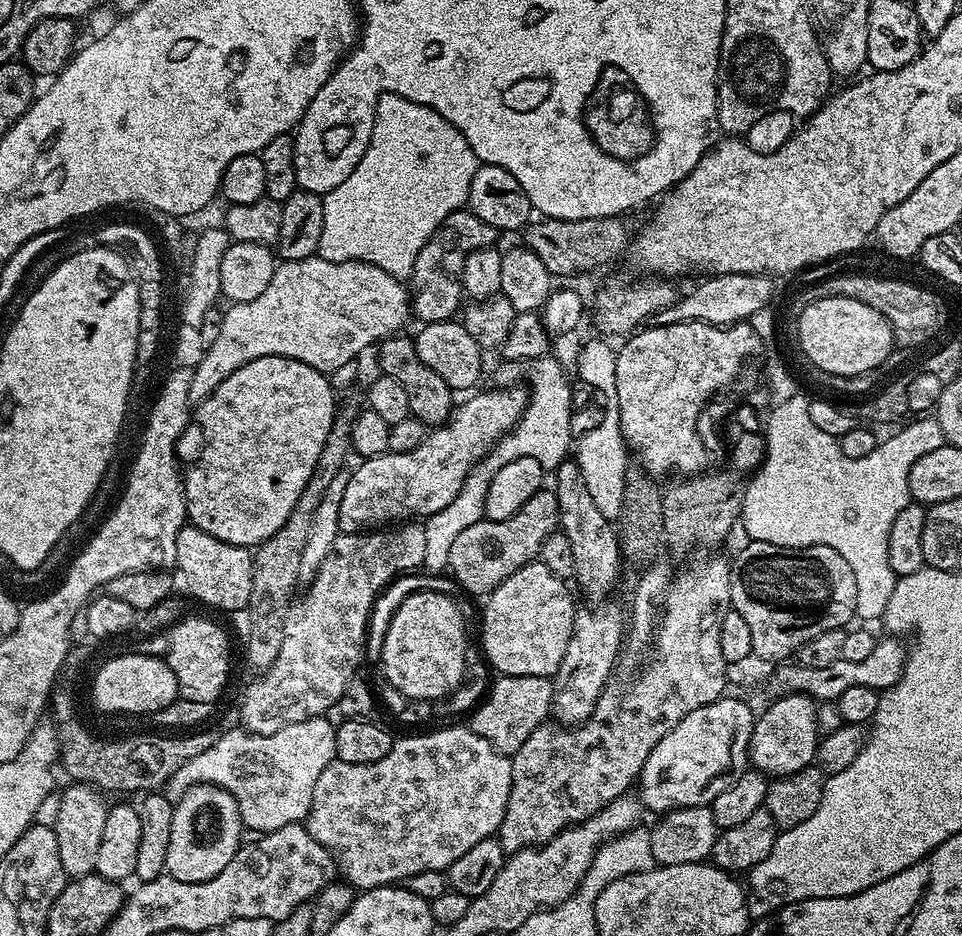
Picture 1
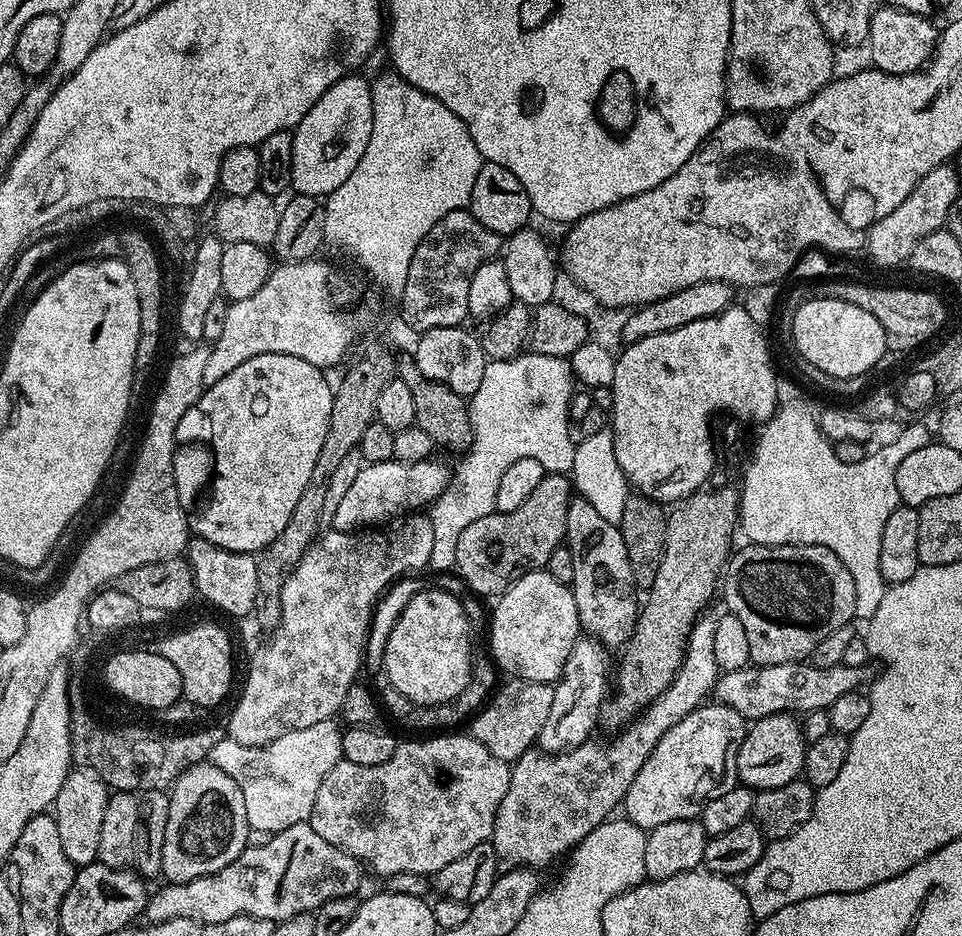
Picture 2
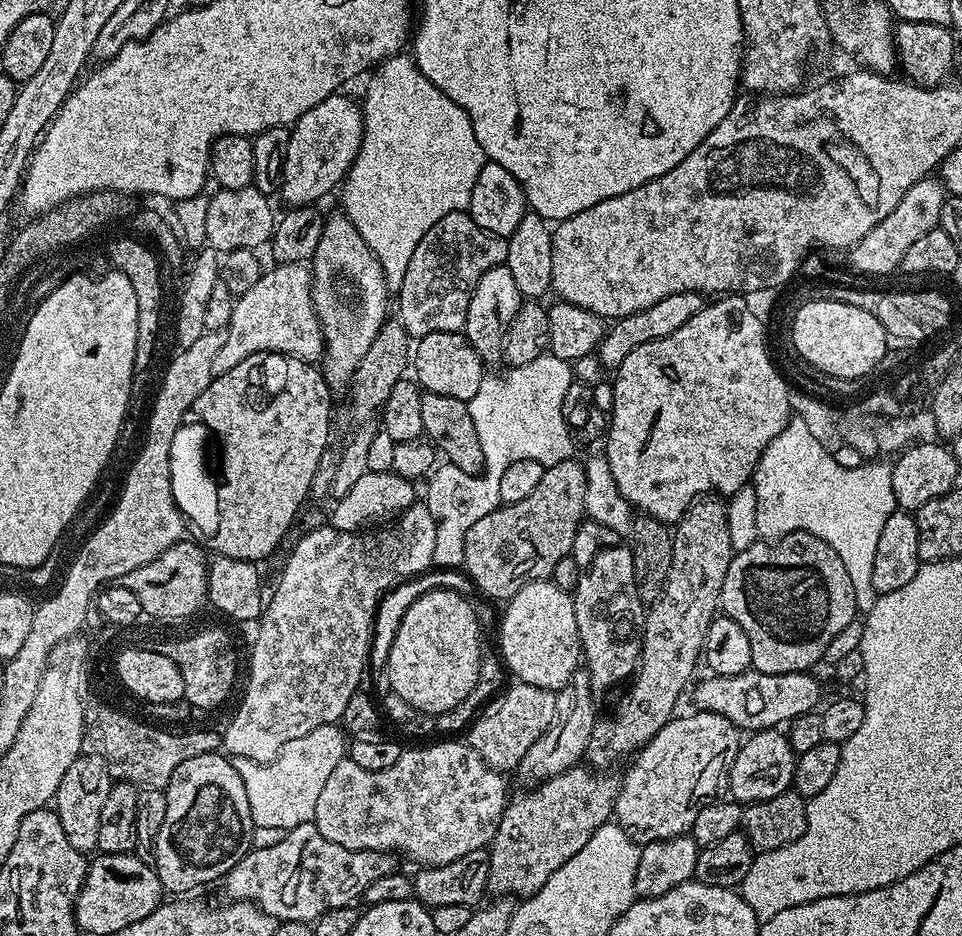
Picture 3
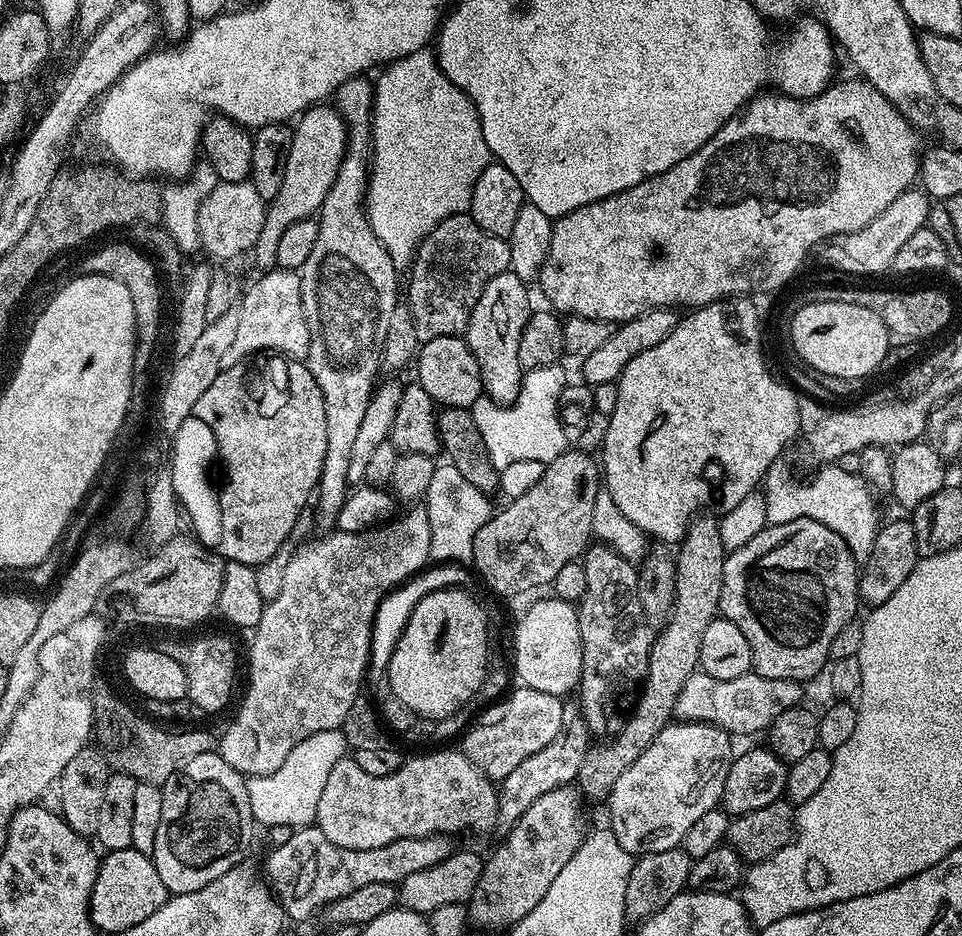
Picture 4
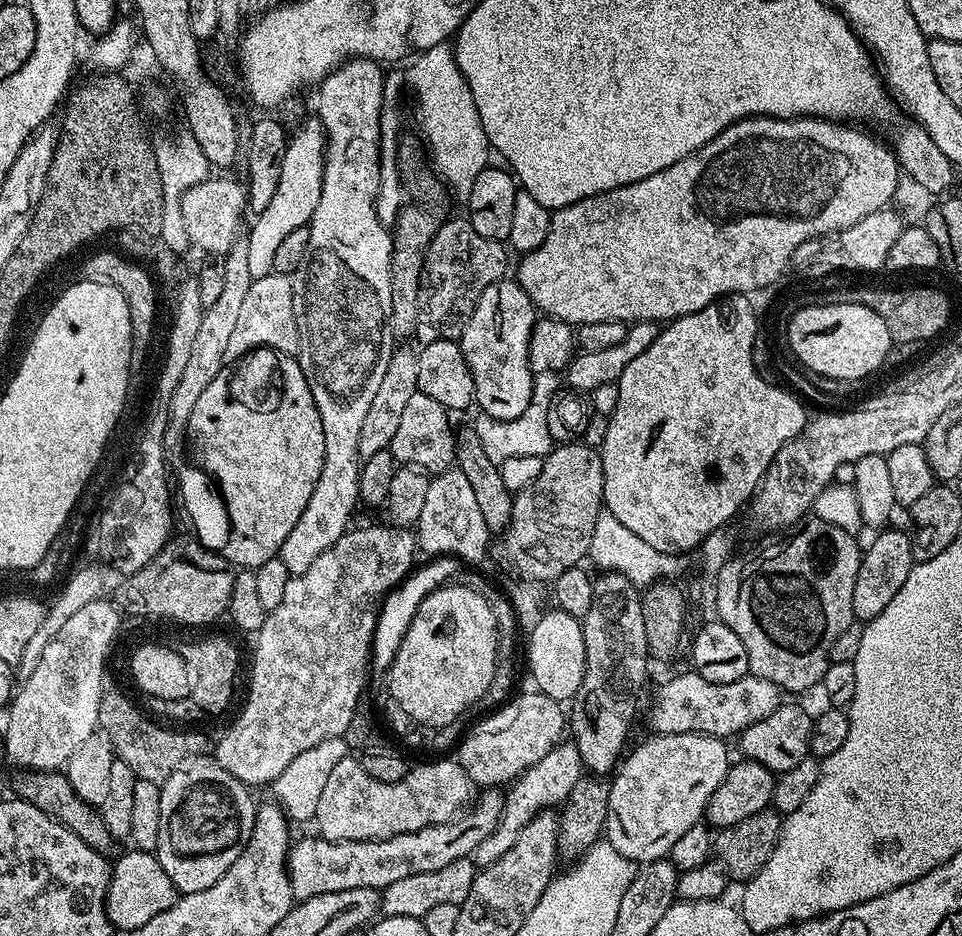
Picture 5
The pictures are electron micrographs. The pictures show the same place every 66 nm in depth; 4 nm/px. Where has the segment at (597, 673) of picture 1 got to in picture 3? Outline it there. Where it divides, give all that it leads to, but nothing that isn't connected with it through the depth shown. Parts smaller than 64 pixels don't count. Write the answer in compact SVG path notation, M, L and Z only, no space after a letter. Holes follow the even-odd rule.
M578 670L556 693L556 705L554 706L554 722L526 750L526 758L514 769L514 776L524 783L524 786L535 786L541 784L544 780L554 778L566 770L577 767L584 760L584 751L590 742L590 734L594 730L594 722L598 718L596 712L596 700L592 690L592 684L588 680L588 673L584 670Z

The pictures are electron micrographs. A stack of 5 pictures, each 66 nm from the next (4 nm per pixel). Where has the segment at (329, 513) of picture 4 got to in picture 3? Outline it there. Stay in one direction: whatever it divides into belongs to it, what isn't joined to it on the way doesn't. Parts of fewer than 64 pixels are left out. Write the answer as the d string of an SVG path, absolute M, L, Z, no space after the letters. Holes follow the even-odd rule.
M343 214L329 215L325 219L318 250L314 250L310 261L310 271L314 310L324 332L324 381L333 393L340 394L352 383L352 376L362 358L366 358L370 344L378 338L384 321L389 319L388 283L378 258Z

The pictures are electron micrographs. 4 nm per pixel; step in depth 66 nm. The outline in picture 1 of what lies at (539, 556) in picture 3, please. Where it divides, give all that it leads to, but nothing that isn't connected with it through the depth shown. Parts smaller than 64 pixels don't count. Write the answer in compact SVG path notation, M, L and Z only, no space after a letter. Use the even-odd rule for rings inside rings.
M541 490L514 514L505 520L483 518L467 526L451 543L447 571L461 589L480 598L487 597L510 574L522 566L533 563L539 557L542 546L560 523L558 498L555 491Z

